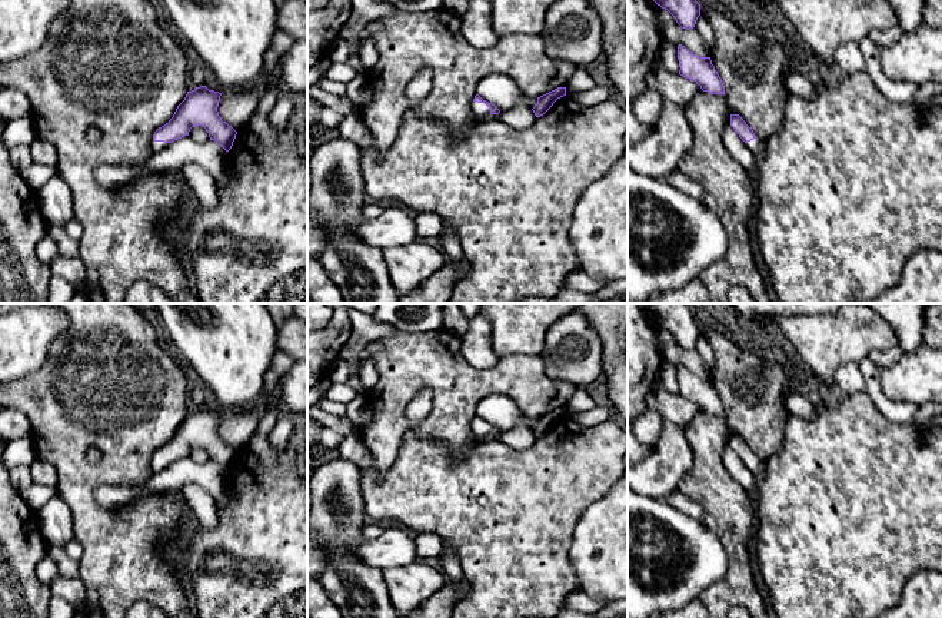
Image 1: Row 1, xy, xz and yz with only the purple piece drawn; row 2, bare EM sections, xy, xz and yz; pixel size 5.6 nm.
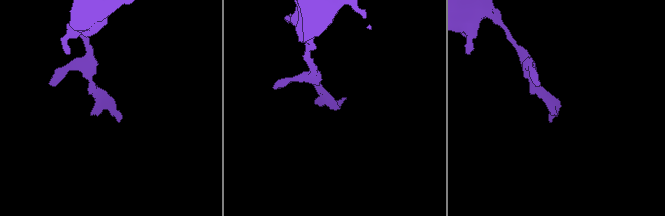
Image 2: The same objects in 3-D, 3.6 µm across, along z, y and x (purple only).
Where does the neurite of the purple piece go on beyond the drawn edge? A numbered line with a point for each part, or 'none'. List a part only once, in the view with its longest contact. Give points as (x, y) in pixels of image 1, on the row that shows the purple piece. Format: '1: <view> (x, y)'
1: xz (479, 109)

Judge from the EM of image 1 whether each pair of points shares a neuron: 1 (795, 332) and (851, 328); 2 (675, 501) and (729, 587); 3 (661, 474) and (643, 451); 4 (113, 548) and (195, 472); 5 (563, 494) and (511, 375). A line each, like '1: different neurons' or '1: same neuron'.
1: same neuron
2: different neurons
3: different neurons
4: different neurons
5: different neurons

